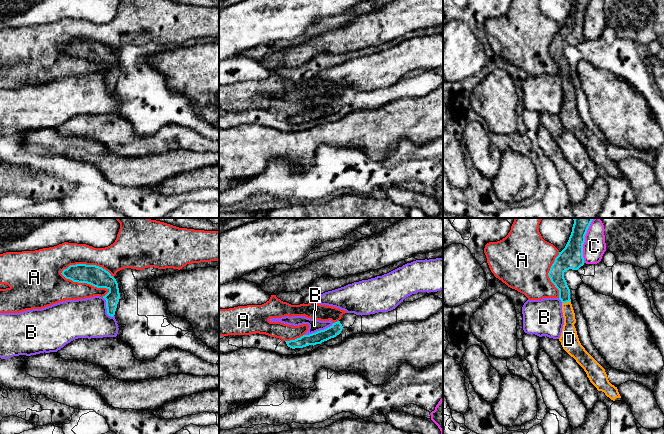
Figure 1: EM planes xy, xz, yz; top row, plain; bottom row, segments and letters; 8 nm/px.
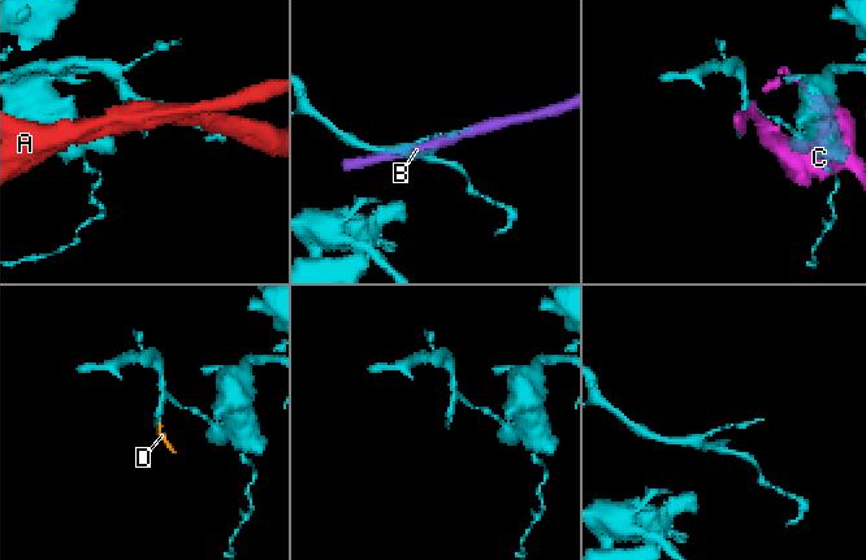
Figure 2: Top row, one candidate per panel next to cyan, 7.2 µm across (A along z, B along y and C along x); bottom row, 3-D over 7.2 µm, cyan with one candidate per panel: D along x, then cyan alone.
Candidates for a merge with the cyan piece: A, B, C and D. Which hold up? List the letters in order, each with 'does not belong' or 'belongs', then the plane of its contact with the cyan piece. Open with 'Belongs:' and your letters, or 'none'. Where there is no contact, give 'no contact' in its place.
Belongs: D
A: does not belong; contact in xy
B: does not belong; contact in xz
C: does not belong; contact in yz
D: belongs; contact in yz

